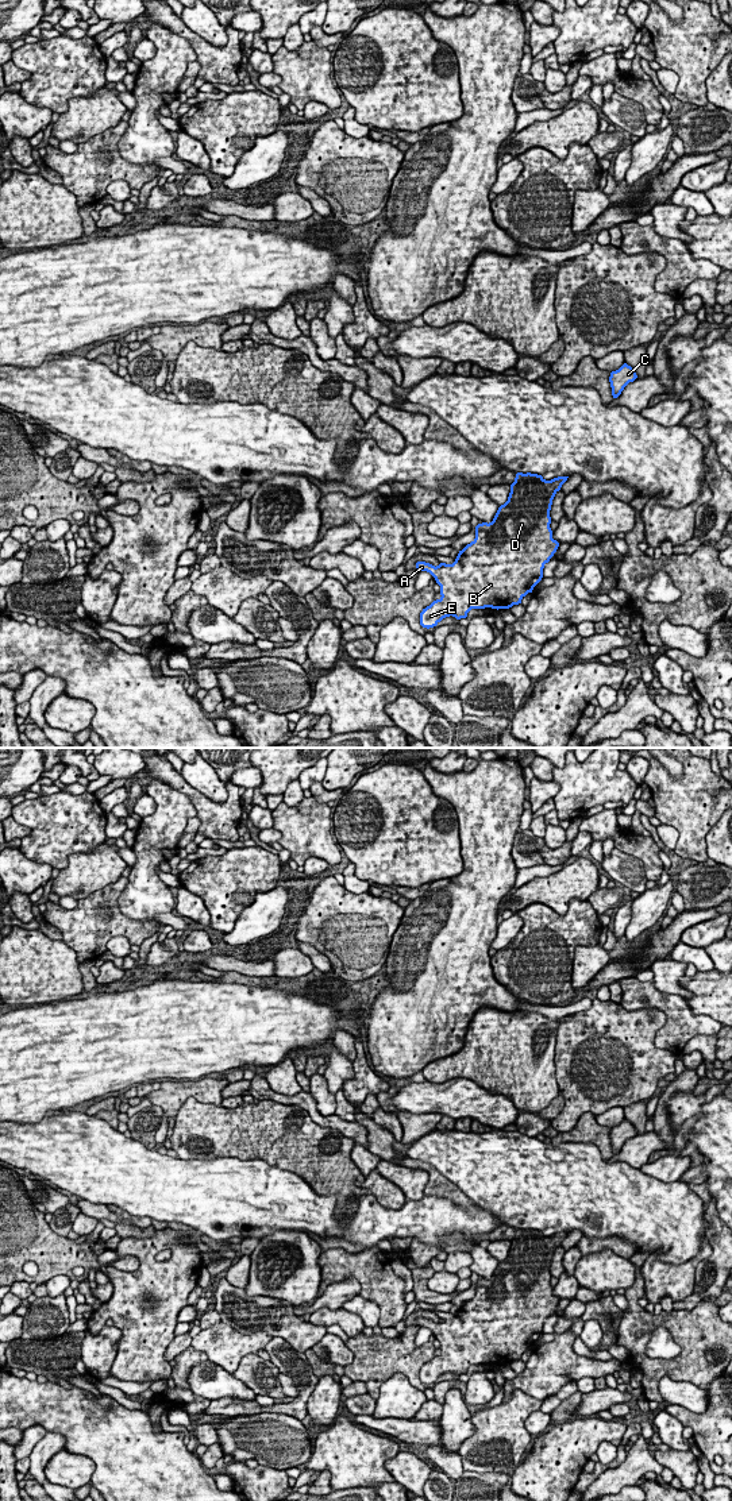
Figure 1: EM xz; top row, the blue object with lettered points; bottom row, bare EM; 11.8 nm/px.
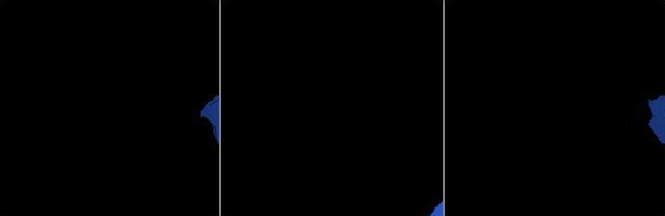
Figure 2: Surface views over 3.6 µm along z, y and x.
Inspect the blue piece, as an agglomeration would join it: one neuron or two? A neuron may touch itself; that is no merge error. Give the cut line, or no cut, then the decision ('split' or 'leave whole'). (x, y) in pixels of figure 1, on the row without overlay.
no cut; leave whole

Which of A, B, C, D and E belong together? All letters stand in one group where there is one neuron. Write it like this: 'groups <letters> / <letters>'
groups A B C D E

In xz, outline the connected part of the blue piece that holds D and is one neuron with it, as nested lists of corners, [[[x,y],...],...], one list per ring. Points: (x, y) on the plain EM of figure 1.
[[[517,1228],[508,1257],[492,1278],[475,1282],[475,1294],[452,1320],[416,1319],[419,1327],[435,1334],[442,1351],[420,1369],[423,1384],[450,1371],[466,1374],[471,1365],[509,1365],[532,1348],[559,1303],[552,1294],[550,1266],[567,1234],[546,1236]]]

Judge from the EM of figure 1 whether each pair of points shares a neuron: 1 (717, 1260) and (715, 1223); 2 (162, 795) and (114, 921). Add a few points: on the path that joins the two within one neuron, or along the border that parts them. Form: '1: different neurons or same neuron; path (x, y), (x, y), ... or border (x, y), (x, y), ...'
1: same neuron; path (717, 1250), (717, 1233)
2: different neurons; border (126, 878), (119, 909), (131, 918), (147, 922)

